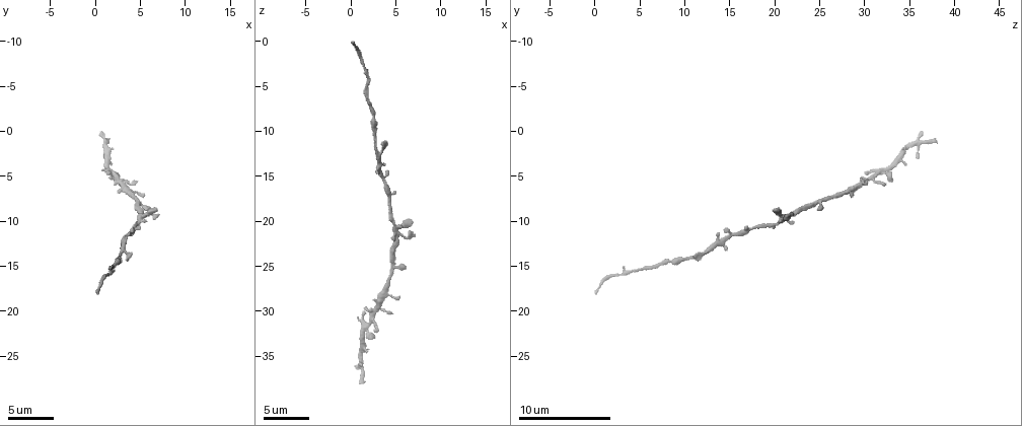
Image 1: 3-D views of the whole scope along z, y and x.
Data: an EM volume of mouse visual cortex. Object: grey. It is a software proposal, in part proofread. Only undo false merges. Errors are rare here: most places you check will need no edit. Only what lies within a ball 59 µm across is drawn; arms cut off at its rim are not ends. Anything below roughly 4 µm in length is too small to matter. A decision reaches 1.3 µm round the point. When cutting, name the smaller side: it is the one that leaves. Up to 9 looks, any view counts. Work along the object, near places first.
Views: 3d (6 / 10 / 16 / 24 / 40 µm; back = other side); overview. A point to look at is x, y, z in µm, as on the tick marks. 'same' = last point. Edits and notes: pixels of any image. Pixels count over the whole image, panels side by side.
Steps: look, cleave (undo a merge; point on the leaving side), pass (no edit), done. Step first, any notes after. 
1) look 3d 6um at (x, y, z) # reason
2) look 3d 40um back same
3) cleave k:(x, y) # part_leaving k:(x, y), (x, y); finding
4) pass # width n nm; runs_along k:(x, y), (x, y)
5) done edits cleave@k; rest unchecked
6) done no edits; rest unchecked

look 3d 6um at (4.8, 10.0, 20.6) # sudden change in width

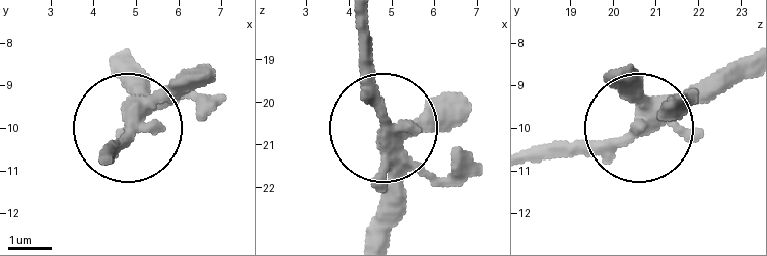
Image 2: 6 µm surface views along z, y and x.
pass # width 340 nm; runs_along 2:(374, 66), (386, 211); all the same neuron

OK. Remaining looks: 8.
look 3d 16um at (2.8, 13.4, 12.4)

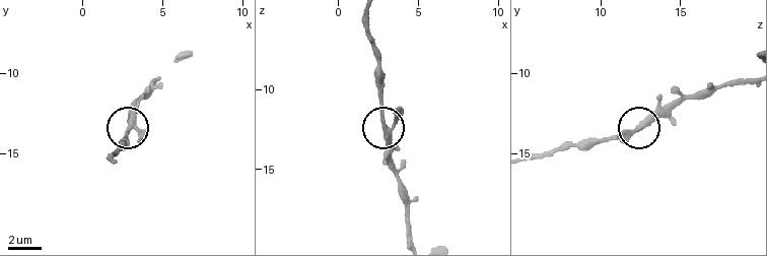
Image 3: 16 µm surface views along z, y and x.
look 3d 16um back at (2.9, 13.3, 12.4) # from behind

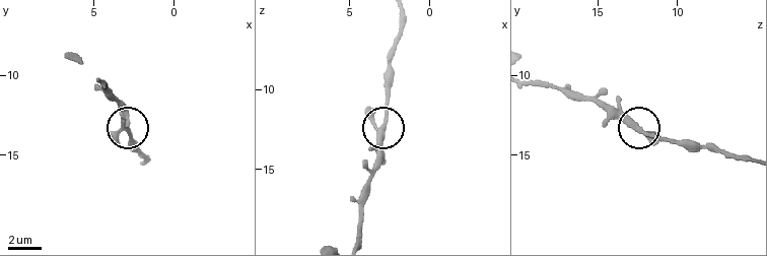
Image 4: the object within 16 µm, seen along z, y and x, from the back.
pass # width 290 nm; runs_along 4:(534, 80), (598, 97), (642, 129), (674, 140); all the same neuron

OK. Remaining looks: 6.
look 3d 16um at (1.2, 16.0, 2.6) # thin neck

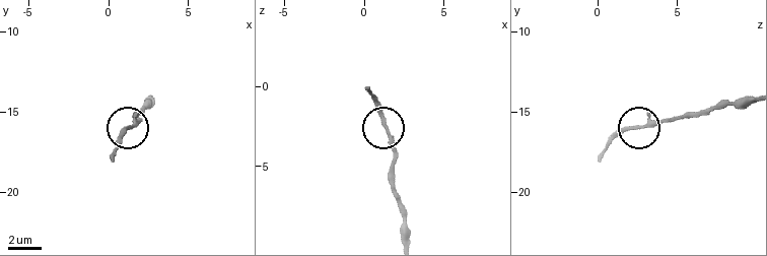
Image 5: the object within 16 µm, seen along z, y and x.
pass # runs_along 5:(747, 97), (632, 125), (609, 136); all the same neuron

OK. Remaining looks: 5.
look 3d 10um at (2.6, 14.4, 7.8) # sudden change in width

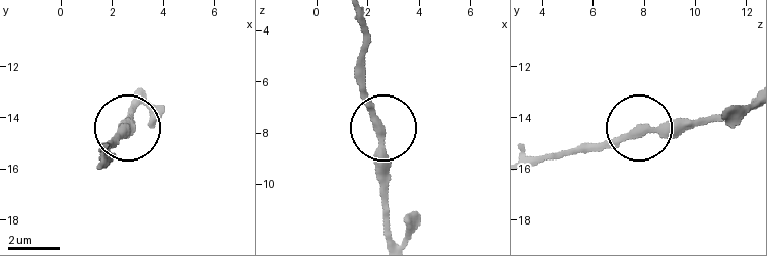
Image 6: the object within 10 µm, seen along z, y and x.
pass # width 320 nm; runs_along 6:(393, 239), (381, 206), (381, 128), (358, 77); all the same neuron

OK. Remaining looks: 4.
done no edits; rest unchecked

